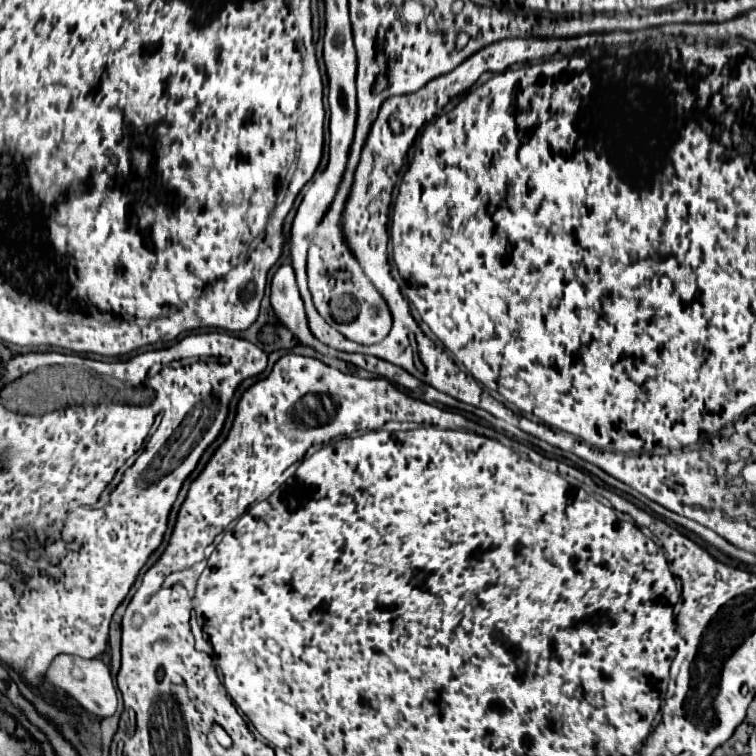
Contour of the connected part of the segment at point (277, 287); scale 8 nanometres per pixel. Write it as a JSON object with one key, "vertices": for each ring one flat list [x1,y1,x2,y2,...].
{"vertices":[[289,265,279,267,273,275,273,281,271,281,271,307,277,315,277,319,281,319,281,323,285,323,285,327,289,327,289,331,293,331,293,335,297,335,299,343,309,345,309,347,321,351,323,355,341,355,341,353,333,353,331,349,323,347,309,333,303,301,299,297,295,275,293,275,293,269]]}

